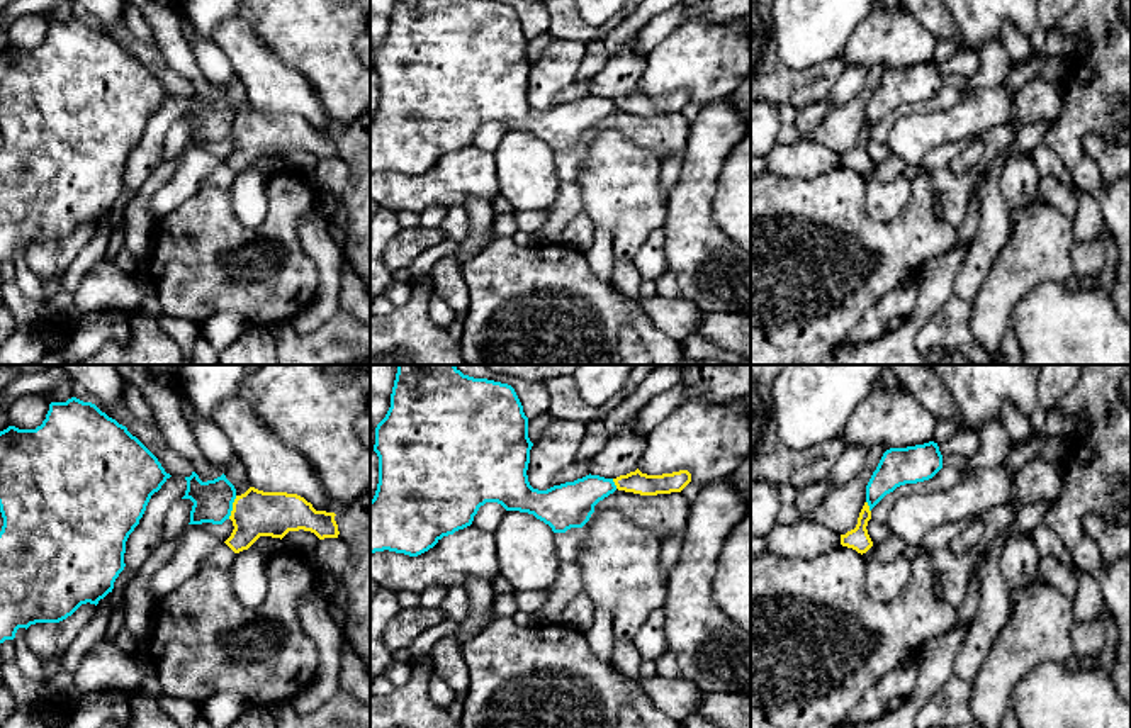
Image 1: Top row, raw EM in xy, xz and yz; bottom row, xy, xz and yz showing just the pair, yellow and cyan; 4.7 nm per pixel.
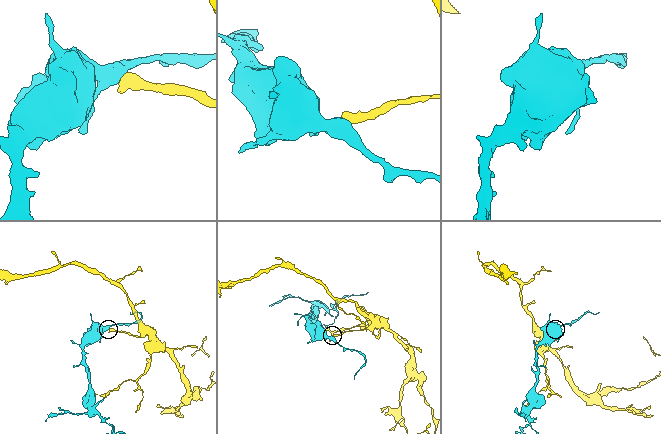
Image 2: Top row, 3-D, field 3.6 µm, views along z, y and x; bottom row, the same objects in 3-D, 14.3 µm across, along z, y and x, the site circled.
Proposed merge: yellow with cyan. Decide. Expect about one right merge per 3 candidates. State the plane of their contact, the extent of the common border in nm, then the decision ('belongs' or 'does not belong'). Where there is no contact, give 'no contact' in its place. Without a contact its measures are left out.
xy | 120 nm | does not belong

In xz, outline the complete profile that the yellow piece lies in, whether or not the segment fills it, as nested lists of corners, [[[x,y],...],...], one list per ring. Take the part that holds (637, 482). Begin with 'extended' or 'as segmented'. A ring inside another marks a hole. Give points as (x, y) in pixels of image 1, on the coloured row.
as segmented; [[[637,468],[635,472],[613,479],[613,482],[618,490],[657,496],[681,492],[691,482],[691,473],[688,470],[679,470],[662,475],[647,475]]]

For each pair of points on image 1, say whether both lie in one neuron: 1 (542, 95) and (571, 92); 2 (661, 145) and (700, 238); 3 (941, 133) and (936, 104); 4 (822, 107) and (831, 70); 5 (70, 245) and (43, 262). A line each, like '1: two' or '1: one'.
1: two
2: two
3: two
4: two
5: one

